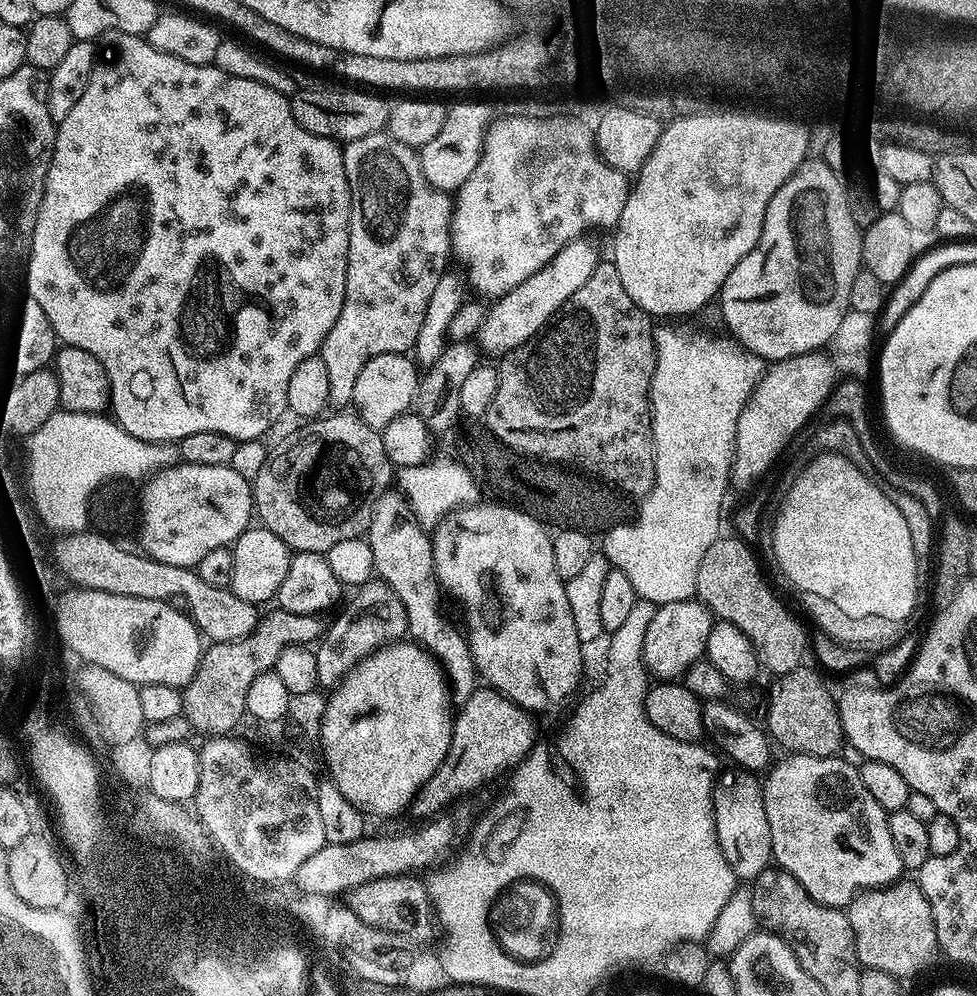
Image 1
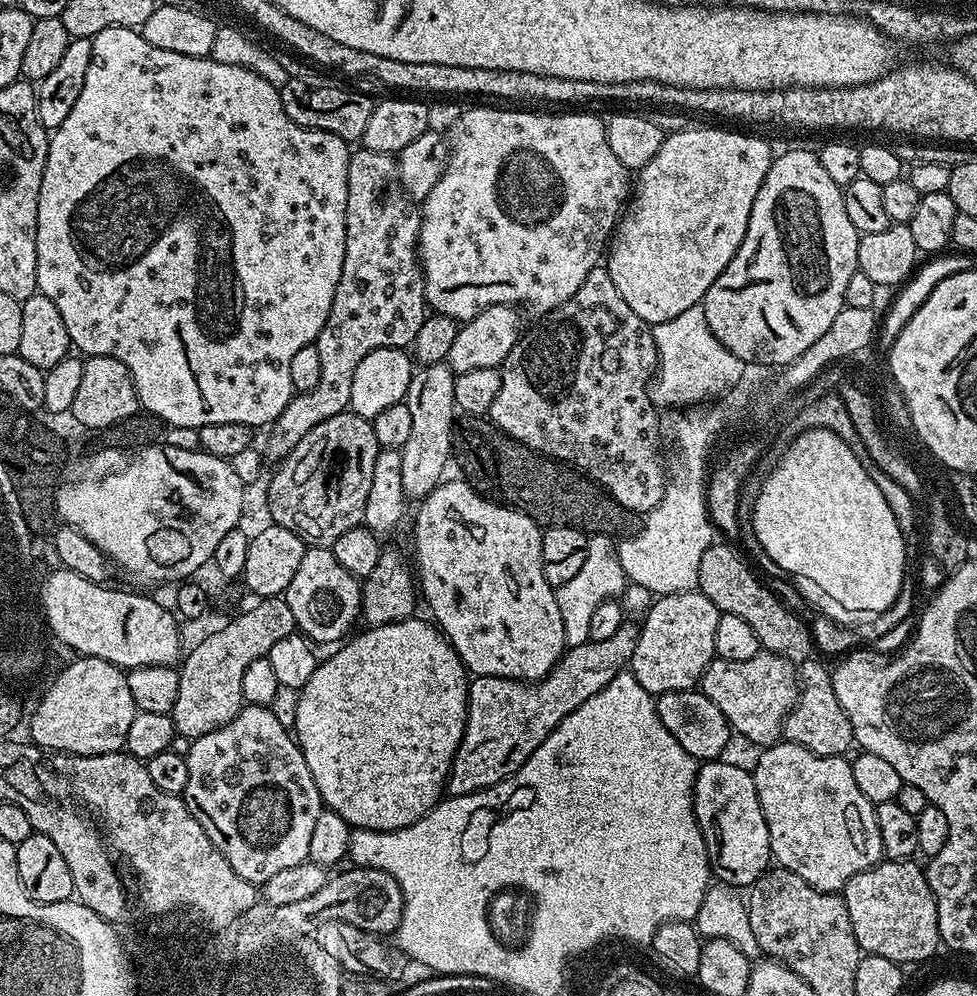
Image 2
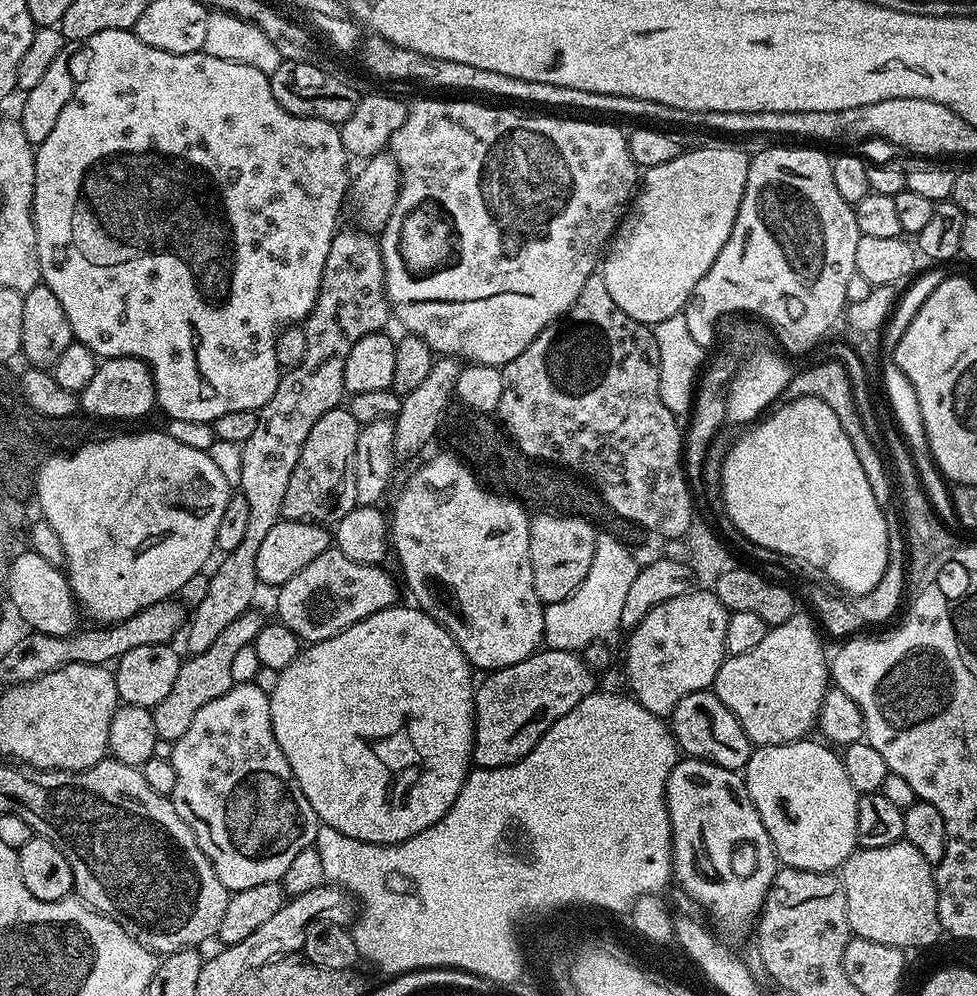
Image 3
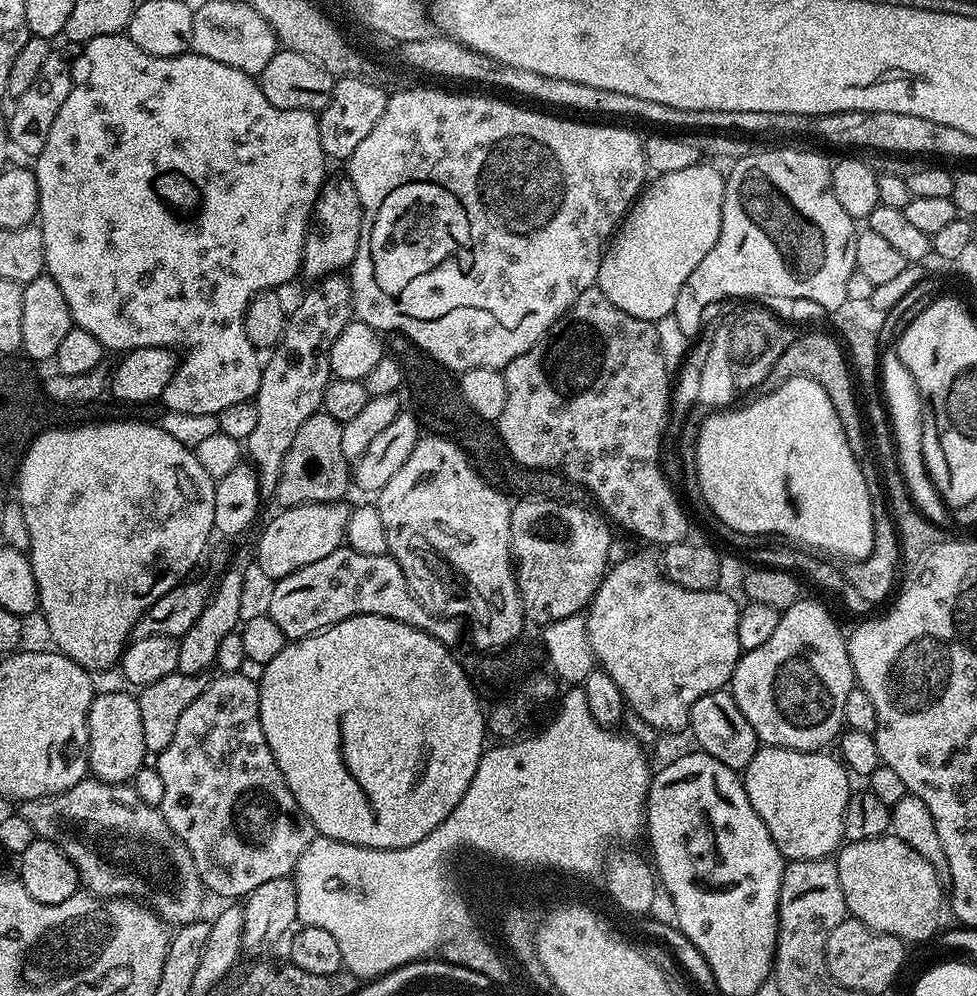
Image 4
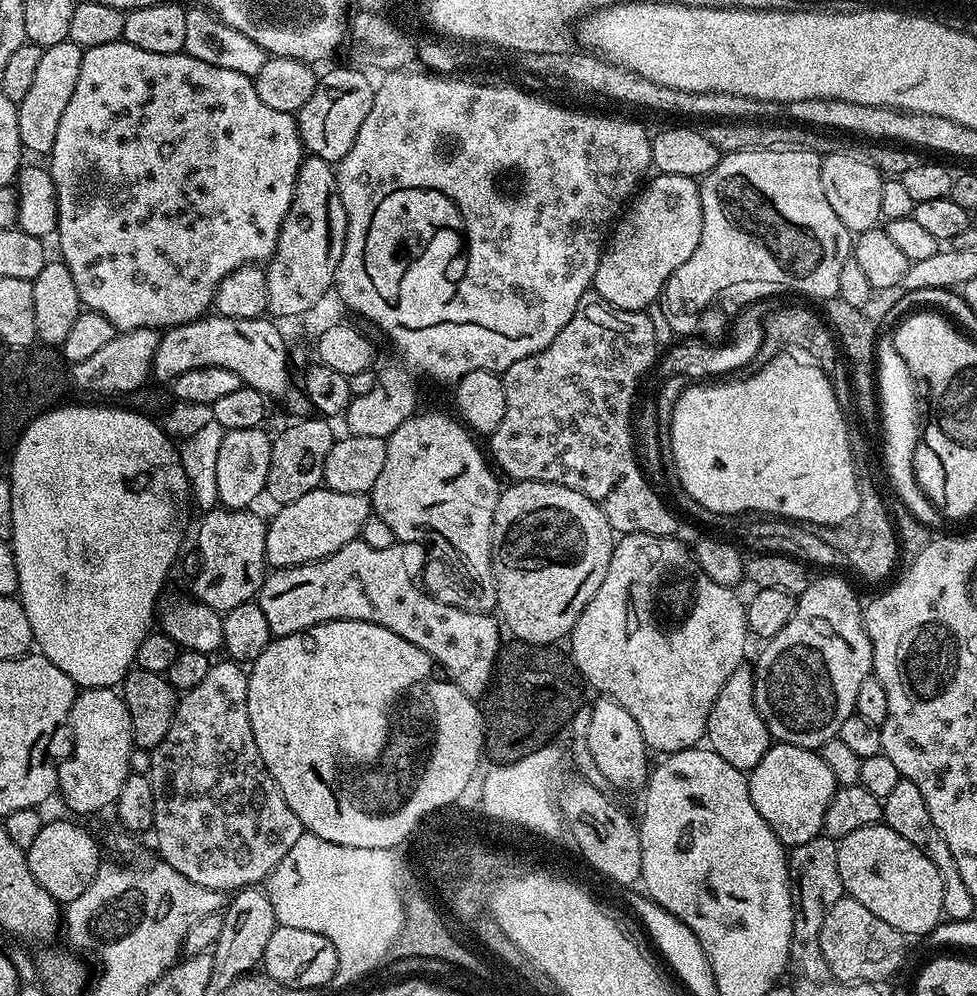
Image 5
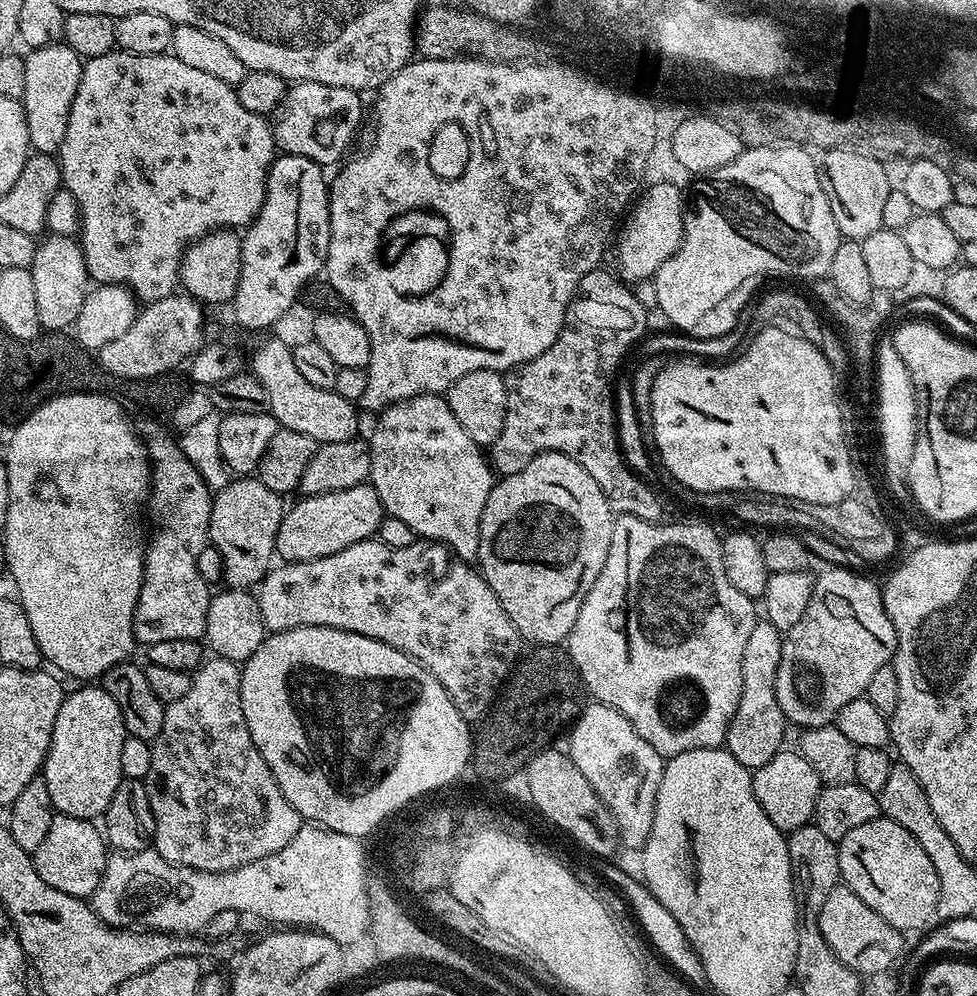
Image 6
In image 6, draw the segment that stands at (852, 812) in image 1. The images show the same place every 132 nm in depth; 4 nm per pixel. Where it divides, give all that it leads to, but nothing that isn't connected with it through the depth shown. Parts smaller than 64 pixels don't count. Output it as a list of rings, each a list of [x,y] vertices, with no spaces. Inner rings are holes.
[[[796,750],[778,751],[766,766],[752,772],[752,789],[754,798],[758,798],[758,806],[766,810],[766,818],[770,818],[770,822],[785,834],[798,830],[815,817],[821,787],[821,778],[814,767]]]

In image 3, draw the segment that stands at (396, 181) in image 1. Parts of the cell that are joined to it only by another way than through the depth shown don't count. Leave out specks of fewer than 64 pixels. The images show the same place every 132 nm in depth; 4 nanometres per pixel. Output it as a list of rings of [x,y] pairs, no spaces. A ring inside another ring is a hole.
[[[341,227],[330,242],[330,254],[326,254],[326,266],[322,266],[318,296],[310,314],[302,322],[306,354],[298,366],[281,375],[274,398],[258,409],[258,427],[242,445],[242,478],[238,492],[246,498],[246,506],[250,506],[250,519],[241,544],[223,553],[224,561],[209,578],[204,597],[197,602],[193,612],[191,609],[186,624],[187,651],[191,655],[202,654],[202,650],[207,650],[218,639],[218,634],[234,622],[234,618],[253,607],[252,599],[258,589],[258,550],[266,534],[270,534],[282,519],[290,474],[294,474],[294,466],[298,466],[298,454],[302,454],[302,446],[306,438],[310,438],[310,430],[314,430],[314,422],[318,422],[322,414],[341,407],[345,399],[346,354],[350,354],[350,346],[354,346],[358,338],[389,327],[390,305],[384,292],[380,245],[375,235],[357,228]]]

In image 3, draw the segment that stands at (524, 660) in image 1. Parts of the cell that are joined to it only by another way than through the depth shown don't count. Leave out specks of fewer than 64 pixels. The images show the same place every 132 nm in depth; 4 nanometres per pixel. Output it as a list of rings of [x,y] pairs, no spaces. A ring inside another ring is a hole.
[[[455,455],[432,456],[408,481],[404,484],[404,489],[400,492],[400,497],[396,500],[396,505],[390,511],[390,540],[394,545],[394,556],[400,559],[400,564],[404,567],[404,580],[408,583],[408,588],[412,591],[413,601],[417,605],[422,602],[431,602],[434,606],[439,606],[441,610],[446,610],[450,615],[443,617],[442,623],[451,632],[452,637],[458,642],[458,646],[464,651],[464,657],[473,669],[495,670],[505,668],[514,662],[522,662],[526,658],[533,656],[541,645],[544,644],[544,605],[540,603],[538,594],[534,590],[534,574],[530,566],[530,523],[529,513],[525,505],[497,496],[495,492],[484,487],[472,472],[467,464],[461,462]]]

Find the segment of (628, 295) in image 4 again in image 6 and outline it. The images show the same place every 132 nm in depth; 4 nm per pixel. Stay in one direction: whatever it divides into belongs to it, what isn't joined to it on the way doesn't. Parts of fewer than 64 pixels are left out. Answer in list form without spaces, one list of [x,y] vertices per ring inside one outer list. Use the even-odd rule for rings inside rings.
[[[650,184],[643,192],[623,217],[622,227],[618,232],[620,245],[616,248],[615,271],[624,282],[651,281],[662,262],[676,253],[676,247],[684,236],[685,197],[681,189],[674,184]]]

